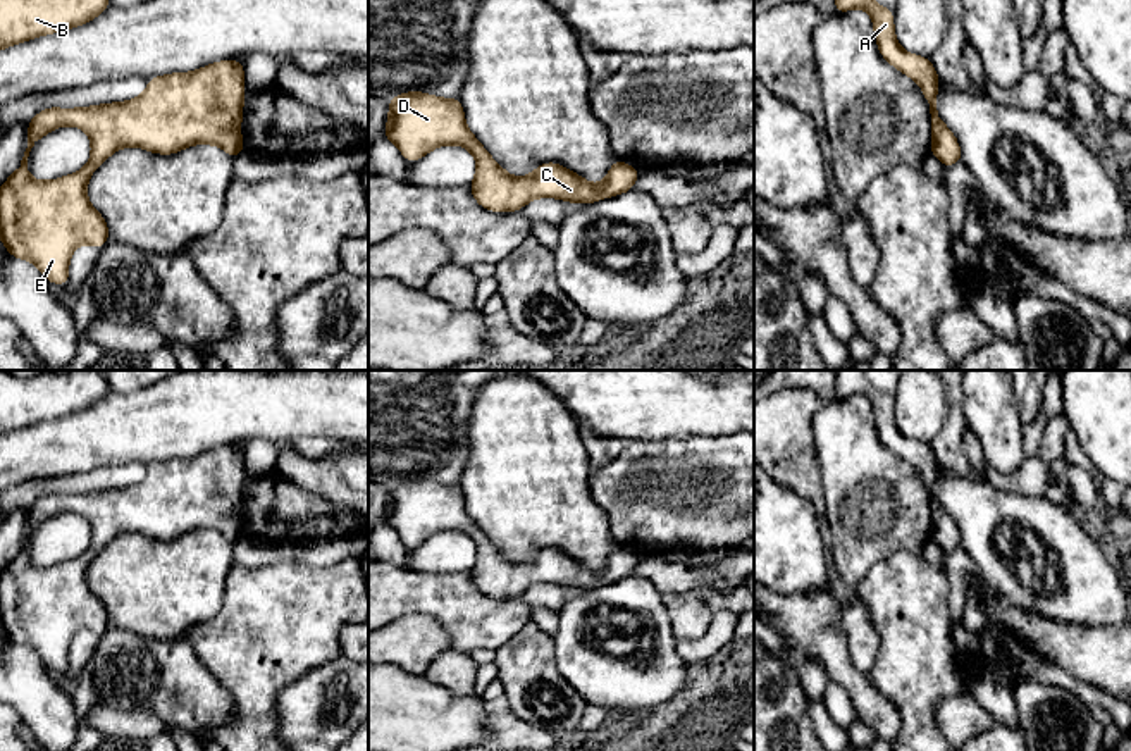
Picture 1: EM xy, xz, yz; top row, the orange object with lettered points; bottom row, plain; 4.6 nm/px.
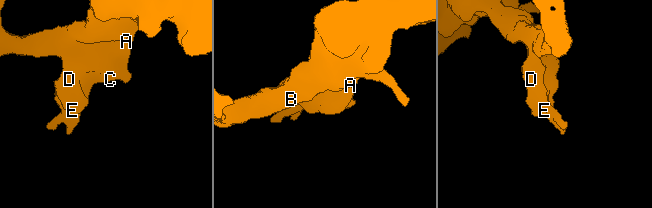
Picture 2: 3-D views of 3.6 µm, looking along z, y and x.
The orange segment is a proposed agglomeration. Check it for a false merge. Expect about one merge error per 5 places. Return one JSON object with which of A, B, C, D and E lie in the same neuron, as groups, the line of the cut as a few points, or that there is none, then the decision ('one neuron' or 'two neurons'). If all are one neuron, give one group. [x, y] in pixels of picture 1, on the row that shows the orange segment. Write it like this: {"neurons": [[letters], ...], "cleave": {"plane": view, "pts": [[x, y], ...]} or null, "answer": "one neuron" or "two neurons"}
{"neurons": [["A", "B", "C", "D", "E"]], "cleave": null, "answer": "one neuron"}

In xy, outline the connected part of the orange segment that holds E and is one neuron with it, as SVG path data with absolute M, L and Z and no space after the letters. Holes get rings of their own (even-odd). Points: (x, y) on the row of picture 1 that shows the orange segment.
M220 60L193 72L172 72L146 81L141 96L127 102L93 107L48 107L28 122L28 148L17 171L0 186L0 241L14 258L34 264L43 277L65 286L69 260L86 243L98 250L108 241L103 215L90 203L86 186L93 172L117 150L139 146L158 155L182 152L191 145L217 145L229 157L246 153L241 140L244 103L244 64ZM60 126L76 126L91 140L91 157L79 172L36 181L28 172L28 157L34 143Z

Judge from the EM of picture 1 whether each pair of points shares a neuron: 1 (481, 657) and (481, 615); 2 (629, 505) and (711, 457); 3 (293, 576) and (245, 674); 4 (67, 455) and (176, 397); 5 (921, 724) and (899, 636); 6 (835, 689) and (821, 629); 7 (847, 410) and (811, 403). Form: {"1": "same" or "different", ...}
{"1": "different", "2": "same", "3": "same", "4": "same", "5": "same", "6": "different", "7": "different"}

